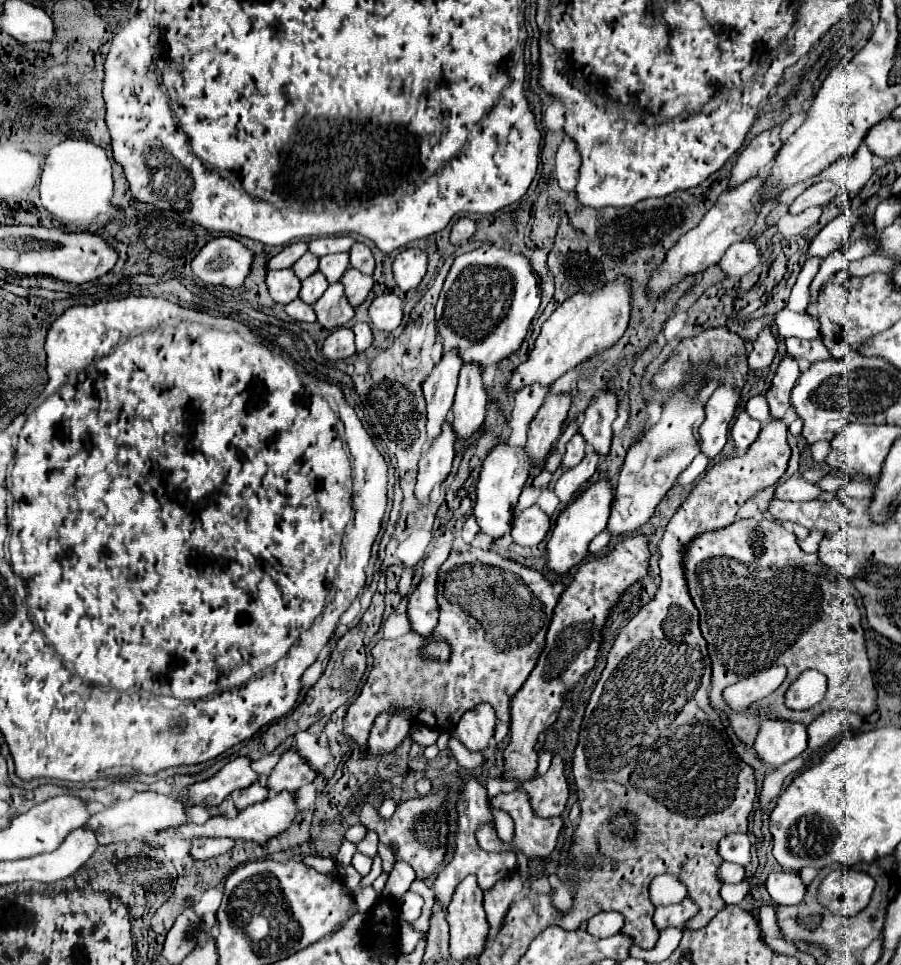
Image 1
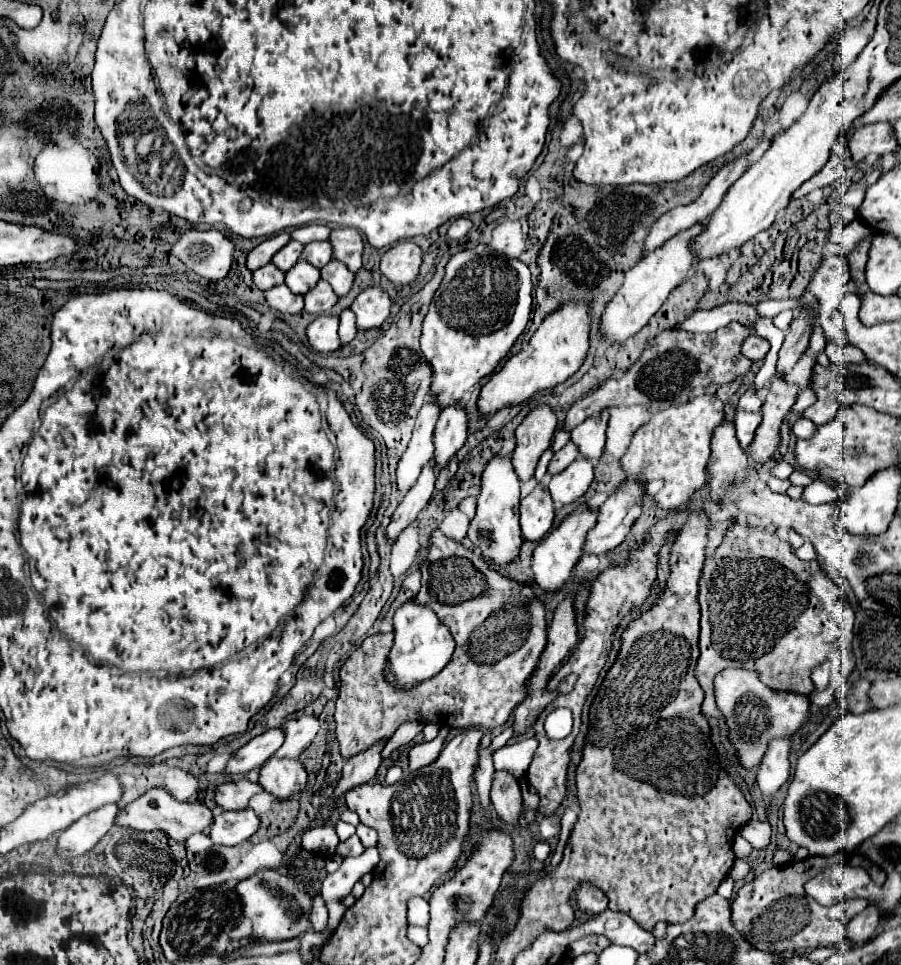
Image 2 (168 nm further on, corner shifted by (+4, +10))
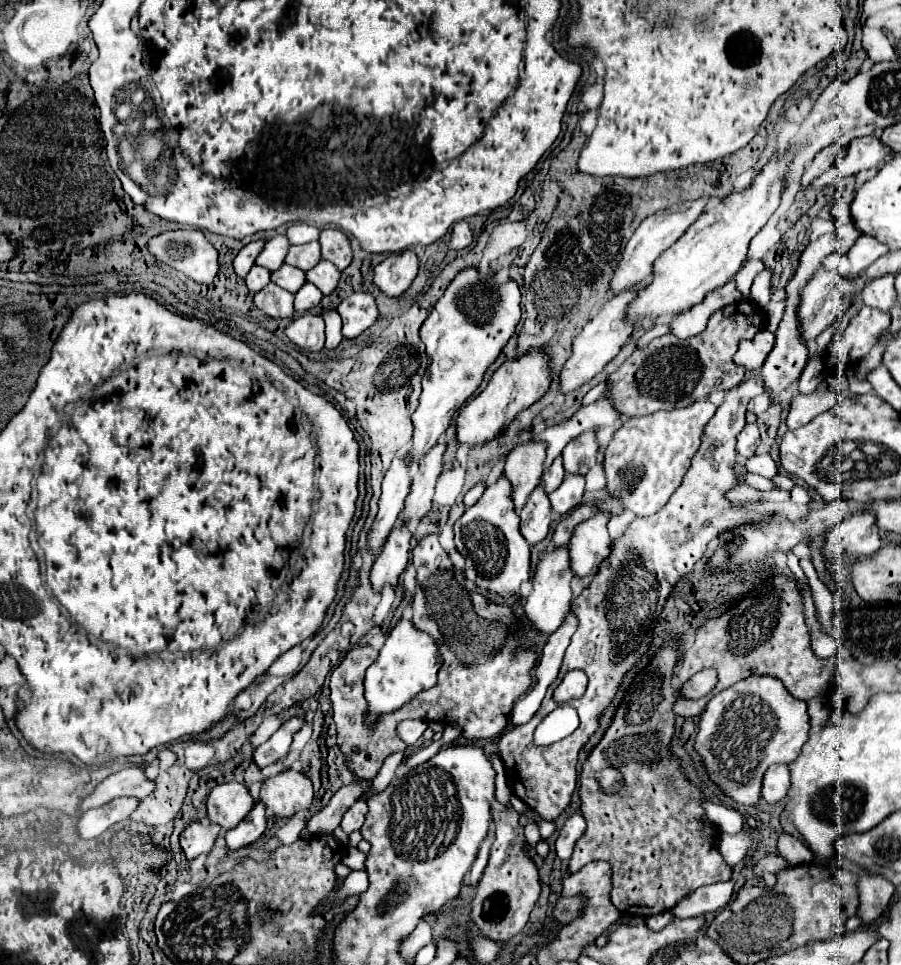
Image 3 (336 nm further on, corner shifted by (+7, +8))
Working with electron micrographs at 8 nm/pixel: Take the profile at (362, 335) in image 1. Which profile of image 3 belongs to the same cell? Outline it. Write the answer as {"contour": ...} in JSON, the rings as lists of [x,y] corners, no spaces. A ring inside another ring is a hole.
{"contour":[[[336,310],[322,312],[322,318],[326,322],[326,348],[332,350],[342,342],[342,318],[338,316]]]}

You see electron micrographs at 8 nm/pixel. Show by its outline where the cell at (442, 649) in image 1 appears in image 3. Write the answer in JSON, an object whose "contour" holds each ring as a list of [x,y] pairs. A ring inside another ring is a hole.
{"contour":[[[400,620],[386,638],[386,644],[380,650],[378,660],[366,670],[366,700],[370,720],[374,720],[382,712],[394,712],[402,704],[410,702],[422,690],[428,690],[436,684],[438,668],[442,666],[442,656],[436,648],[436,642],[430,634],[418,632],[412,626],[412,620]]]}

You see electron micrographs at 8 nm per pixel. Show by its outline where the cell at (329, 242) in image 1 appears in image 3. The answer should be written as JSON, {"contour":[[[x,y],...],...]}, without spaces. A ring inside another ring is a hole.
{"contour":[[[294,224],[286,230],[286,236],[290,240],[290,244],[306,244],[312,240],[318,240],[320,236],[320,228],[318,226],[310,226],[310,224]]]}

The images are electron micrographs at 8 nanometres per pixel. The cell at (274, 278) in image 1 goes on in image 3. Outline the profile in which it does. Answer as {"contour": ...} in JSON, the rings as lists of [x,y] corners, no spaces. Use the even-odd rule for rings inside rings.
{"contour":[[[252,266],[246,276],[246,286],[250,292],[260,292],[266,284],[270,284],[270,272],[262,266]]]}

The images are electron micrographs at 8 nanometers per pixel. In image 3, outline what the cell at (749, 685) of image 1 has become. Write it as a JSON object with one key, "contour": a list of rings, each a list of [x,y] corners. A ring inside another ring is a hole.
{"contour":[[[750,676],[718,692],[700,716],[696,752],[704,758],[708,776],[734,802],[752,806],[760,798],[762,776],[770,764],[790,764],[808,740],[810,716],[806,702],[794,698],[778,678]]]}

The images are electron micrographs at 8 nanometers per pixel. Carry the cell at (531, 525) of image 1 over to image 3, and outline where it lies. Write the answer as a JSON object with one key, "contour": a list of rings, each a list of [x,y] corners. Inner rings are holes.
{"contour":[[[542,484],[534,488],[520,512],[520,532],[528,544],[538,544],[548,536],[552,524],[552,508]]]}

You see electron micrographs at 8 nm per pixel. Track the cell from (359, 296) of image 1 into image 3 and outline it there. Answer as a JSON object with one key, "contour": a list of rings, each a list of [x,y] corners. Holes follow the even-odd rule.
{"contour":[[[320,260],[320,262],[316,264],[316,268],[312,268],[312,270],[306,272],[306,278],[308,278],[308,282],[312,282],[316,288],[320,288],[322,294],[328,296],[328,294],[332,294],[332,292],[336,290],[336,286],[338,286],[340,270],[338,270],[334,264],[330,264],[328,260]]]}

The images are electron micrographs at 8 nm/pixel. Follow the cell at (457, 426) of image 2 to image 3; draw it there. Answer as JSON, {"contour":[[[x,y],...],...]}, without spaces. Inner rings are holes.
{"contour":[[[438,442],[430,454],[420,458],[416,476],[412,478],[410,494],[406,498],[406,506],[404,506],[404,514],[402,514],[404,520],[418,522],[430,510],[434,486],[436,486],[438,476],[442,474],[442,466],[444,466],[444,452],[446,452],[446,442]]]}

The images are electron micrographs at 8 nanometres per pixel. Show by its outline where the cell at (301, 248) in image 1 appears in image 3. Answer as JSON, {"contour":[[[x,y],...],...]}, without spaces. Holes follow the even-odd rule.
{"contour":[[[256,240],[256,242],[250,242],[246,244],[238,256],[234,258],[234,270],[238,276],[246,276],[250,272],[250,268],[254,266],[256,258],[258,258],[258,252],[262,252],[262,244],[266,244],[266,240]]]}

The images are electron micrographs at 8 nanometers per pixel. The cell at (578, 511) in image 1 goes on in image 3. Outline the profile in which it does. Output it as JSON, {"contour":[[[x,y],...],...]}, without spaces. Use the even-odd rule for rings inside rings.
{"contour":[[[568,546],[548,548],[548,550],[540,552],[540,560],[536,564],[536,572],[534,572],[534,580],[532,580],[532,592],[524,604],[526,618],[536,626],[536,630],[540,634],[546,634],[546,636],[552,634],[564,620],[564,616],[570,608],[570,602],[572,602],[572,590],[570,590],[572,578],[574,578],[574,574],[570,570]]]}

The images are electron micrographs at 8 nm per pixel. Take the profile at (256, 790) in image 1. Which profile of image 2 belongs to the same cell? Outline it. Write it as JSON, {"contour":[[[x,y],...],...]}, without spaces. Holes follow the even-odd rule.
{"contour":[[[249,780],[239,782],[225,782],[215,792],[215,802],[223,810],[245,810],[249,804],[249,798],[263,792],[259,784],[253,784]]]}

